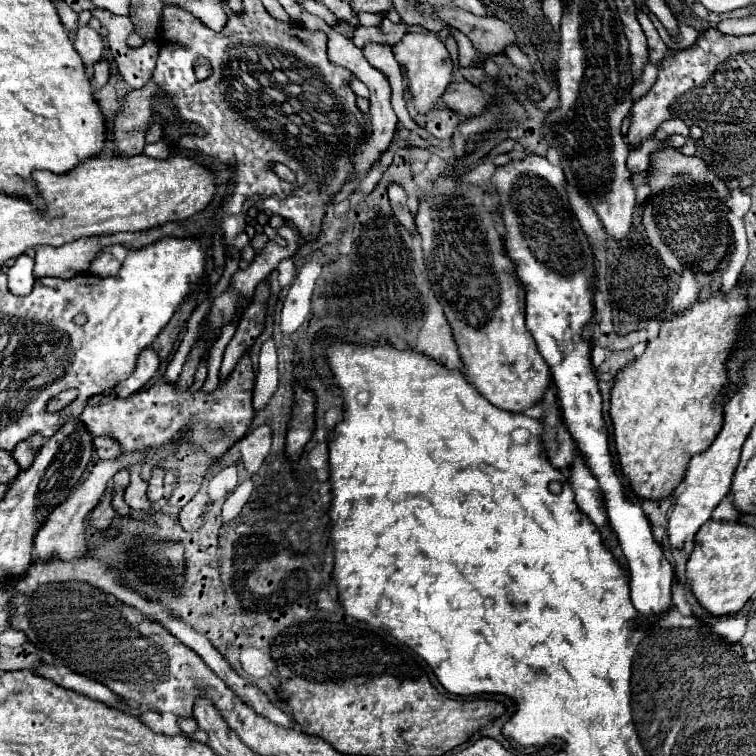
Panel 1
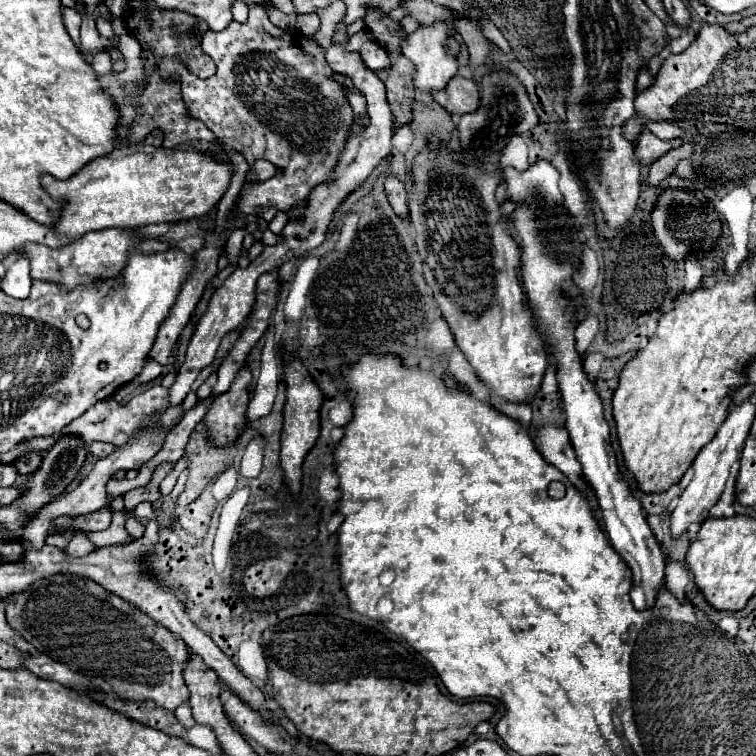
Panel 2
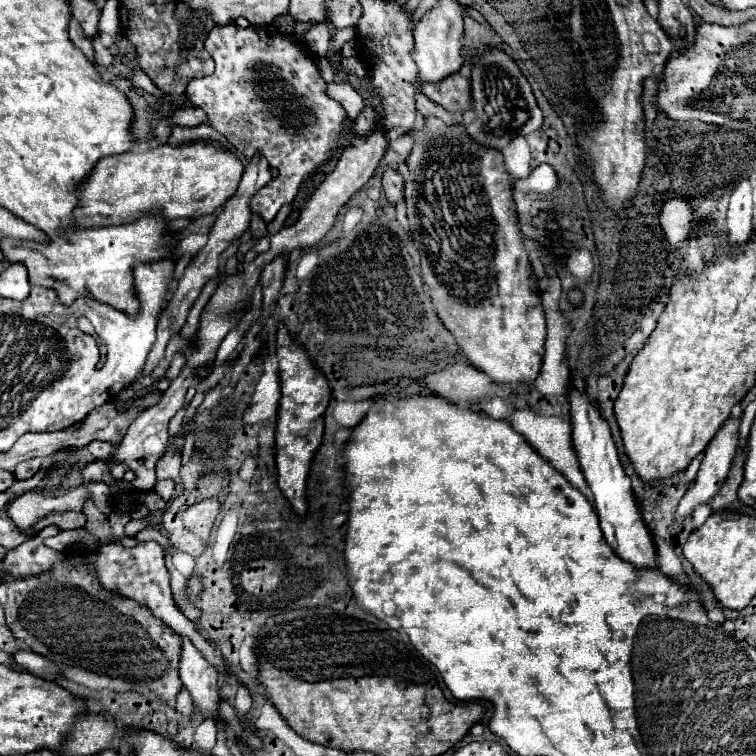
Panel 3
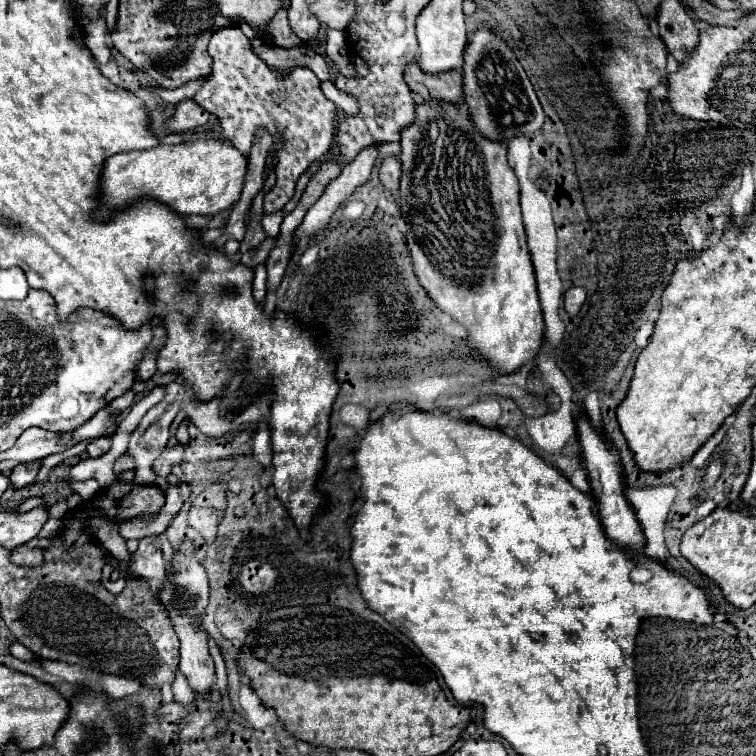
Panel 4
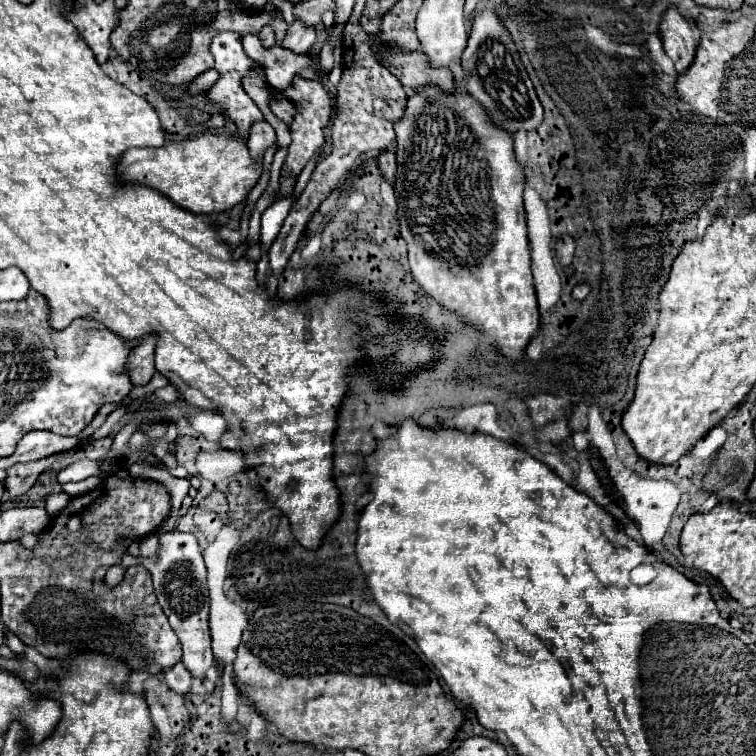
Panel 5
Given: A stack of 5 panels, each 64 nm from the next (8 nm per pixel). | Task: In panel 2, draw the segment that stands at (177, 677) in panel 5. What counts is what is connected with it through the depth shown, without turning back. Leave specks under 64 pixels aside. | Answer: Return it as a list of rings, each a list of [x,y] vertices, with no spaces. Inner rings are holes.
[[[184,704],[184,706],[180,706],[176,712],[176,718],[178,718],[178,722],[188,730],[188,728],[192,728],[196,722],[194,722],[194,718],[192,718],[192,712],[190,712],[190,706],[188,704]]]

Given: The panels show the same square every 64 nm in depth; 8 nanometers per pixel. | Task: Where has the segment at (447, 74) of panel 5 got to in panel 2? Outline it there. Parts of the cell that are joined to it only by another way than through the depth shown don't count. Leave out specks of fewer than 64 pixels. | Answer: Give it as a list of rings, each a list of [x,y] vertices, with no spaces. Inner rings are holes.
[[[454,76],[444,90],[434,92],[434,100],[446,108],[452,114],[468,114],[476,112],[480,104],[480,88],[474,84],[474,80]]]

